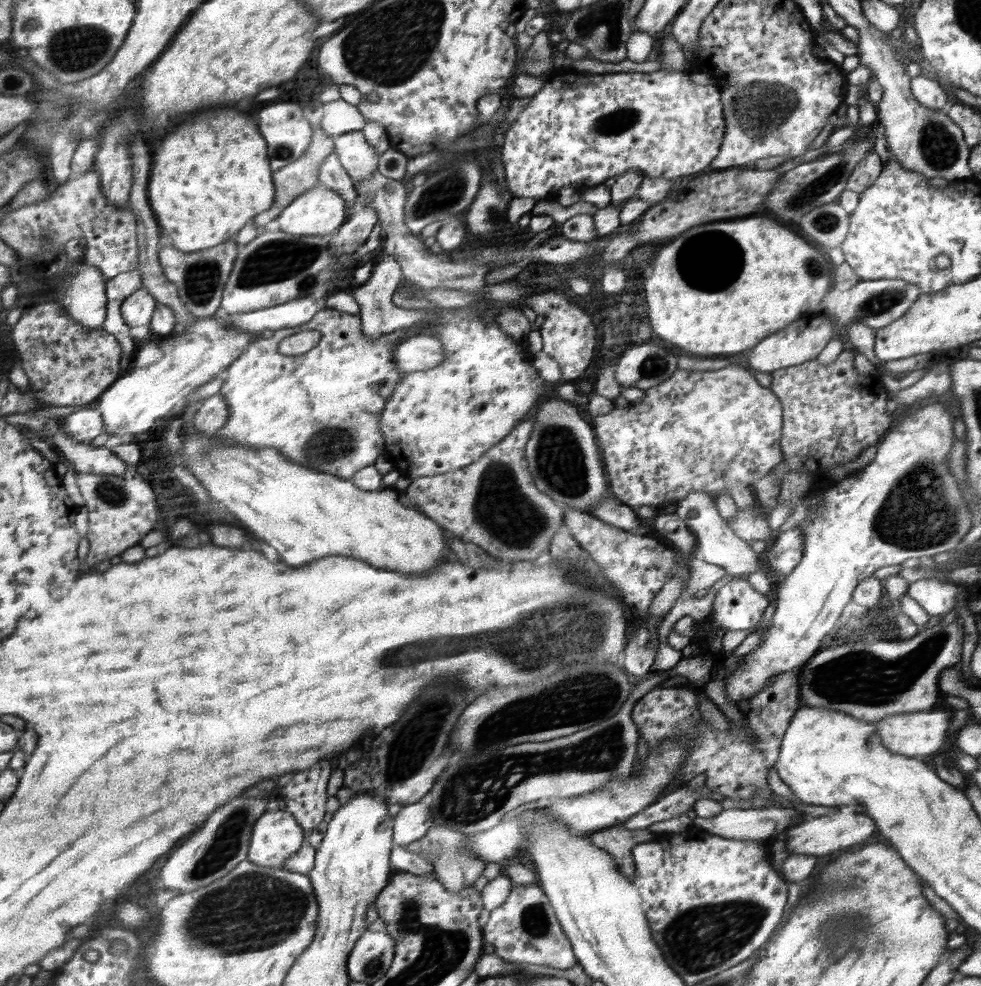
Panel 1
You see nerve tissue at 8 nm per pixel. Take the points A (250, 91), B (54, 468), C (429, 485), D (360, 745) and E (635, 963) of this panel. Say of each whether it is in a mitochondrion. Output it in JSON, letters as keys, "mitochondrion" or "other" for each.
{"A":"other","B":"other","C":"other","D":"other","E":"other"}

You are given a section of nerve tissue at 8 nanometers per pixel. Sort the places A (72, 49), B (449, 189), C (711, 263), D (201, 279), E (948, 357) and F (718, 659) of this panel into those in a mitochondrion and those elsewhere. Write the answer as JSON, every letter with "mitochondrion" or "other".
{"A":"mitochondrion","B":"mitochondrion","C":"mitochondrion","D":"mitochondrion","E":"other","F":"other"}

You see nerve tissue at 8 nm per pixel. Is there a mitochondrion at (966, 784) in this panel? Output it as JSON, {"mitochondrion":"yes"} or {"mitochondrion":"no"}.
{"mitochondrion":"no"}

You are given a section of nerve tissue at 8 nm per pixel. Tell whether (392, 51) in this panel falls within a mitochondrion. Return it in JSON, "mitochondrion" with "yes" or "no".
{"mitochondrion":"yes"}

